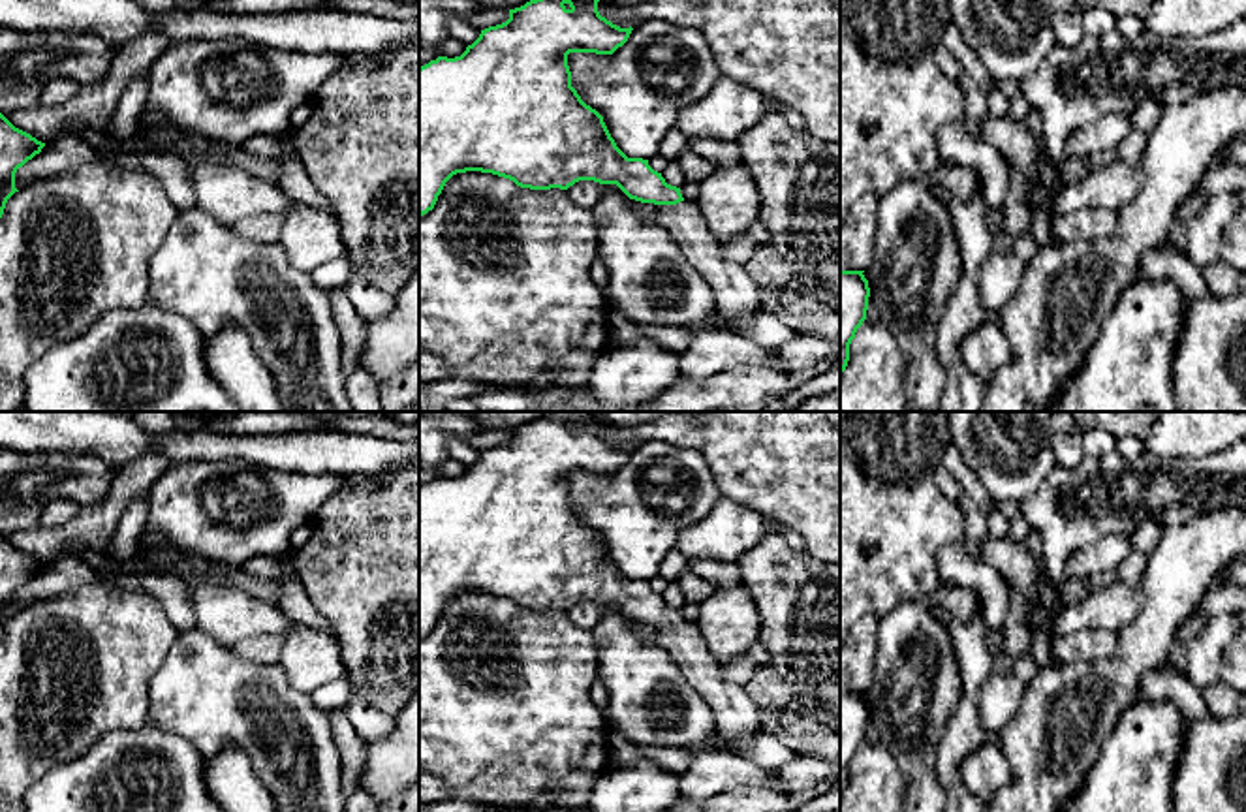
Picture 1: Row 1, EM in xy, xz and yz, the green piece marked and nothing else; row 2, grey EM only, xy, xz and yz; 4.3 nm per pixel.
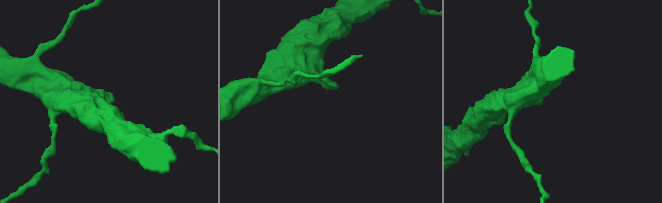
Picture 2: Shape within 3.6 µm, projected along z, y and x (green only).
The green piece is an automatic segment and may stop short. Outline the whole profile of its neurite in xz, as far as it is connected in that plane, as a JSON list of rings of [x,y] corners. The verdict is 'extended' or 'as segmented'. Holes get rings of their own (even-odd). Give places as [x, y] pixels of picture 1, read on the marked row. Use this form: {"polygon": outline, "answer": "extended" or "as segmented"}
{"polygon": [[[530,0],[509,9],[506,23],[481,30],[460,56],[438,56],[419,68],[419,216],[434,209],[453,175],[466,171],[492,173],[530,190],[568,190],[579,180],[616,184],[630,199],[658,207],[660,224],[705,278],[725,331],[733,333],[737,321],[767,304],[767,295],[742,265],[722,258],[697,203],[684,199],[648,160],[628,158],[603,117],[571,86],[569,53],[613,55],[633,30],[601,17],[598,2]]], "answer": "extended"}

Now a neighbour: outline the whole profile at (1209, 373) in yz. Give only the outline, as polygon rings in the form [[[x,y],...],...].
[[[1246,291],[1188,299],[1173,393],[1178,412],[1246,412]]]

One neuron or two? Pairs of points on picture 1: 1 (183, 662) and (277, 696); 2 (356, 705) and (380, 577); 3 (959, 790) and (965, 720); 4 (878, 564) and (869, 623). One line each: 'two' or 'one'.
1: one
2: two
3: one
4: two

